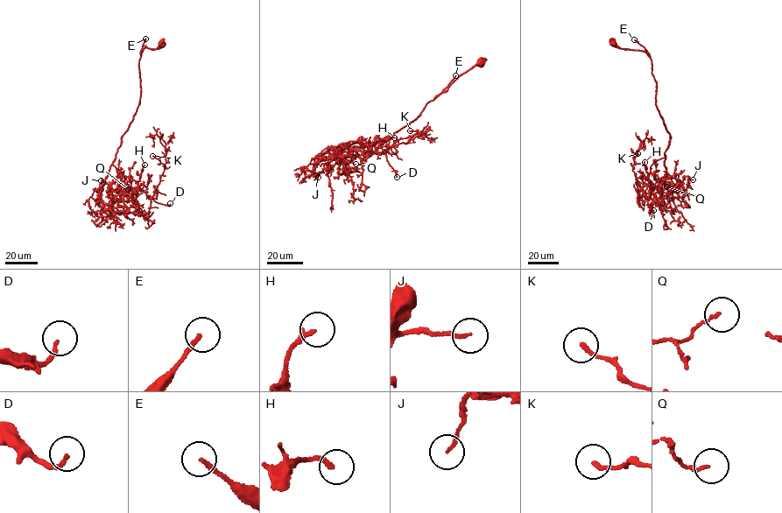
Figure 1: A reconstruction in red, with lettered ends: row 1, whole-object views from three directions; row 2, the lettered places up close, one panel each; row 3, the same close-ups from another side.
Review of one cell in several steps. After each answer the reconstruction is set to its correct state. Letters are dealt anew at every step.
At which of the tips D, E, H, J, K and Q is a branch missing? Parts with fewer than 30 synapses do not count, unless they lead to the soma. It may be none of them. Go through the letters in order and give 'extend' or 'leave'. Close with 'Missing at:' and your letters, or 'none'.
D: leave
E: extend
H: leave
J: leave
K: leave
Q: leave
Missing at: E

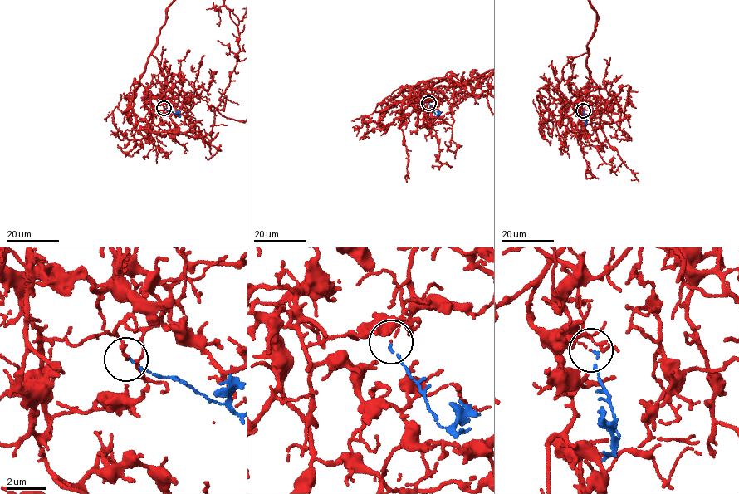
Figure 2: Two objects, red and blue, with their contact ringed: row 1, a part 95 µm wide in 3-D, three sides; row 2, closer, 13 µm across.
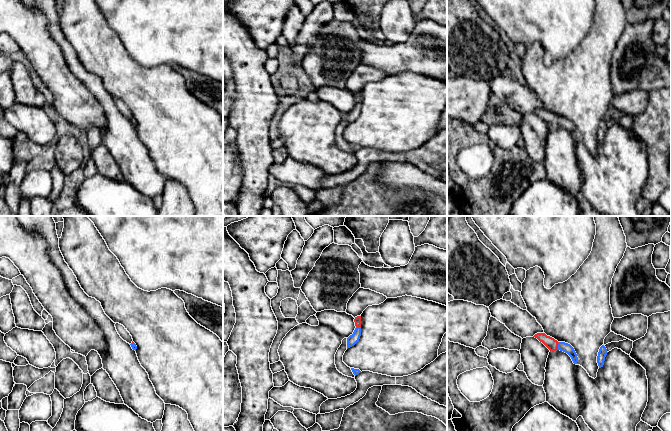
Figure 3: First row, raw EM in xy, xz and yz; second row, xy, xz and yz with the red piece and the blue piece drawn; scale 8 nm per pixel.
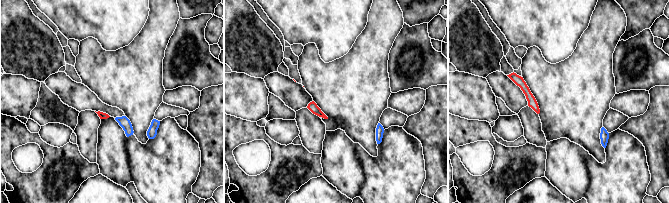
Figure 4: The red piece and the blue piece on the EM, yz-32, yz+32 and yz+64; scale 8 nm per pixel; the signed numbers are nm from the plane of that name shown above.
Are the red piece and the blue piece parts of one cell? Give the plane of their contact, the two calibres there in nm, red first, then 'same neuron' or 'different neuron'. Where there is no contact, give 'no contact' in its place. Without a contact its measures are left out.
contact in yz; calibres 90 and 80 nm; same neuron

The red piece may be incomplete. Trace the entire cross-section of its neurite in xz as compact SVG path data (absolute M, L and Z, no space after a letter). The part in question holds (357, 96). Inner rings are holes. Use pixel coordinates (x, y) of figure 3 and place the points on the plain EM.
M357 92L354 95L355 106L352 111L347 114L347 125L354 122L360 115L361 112L361 92Z

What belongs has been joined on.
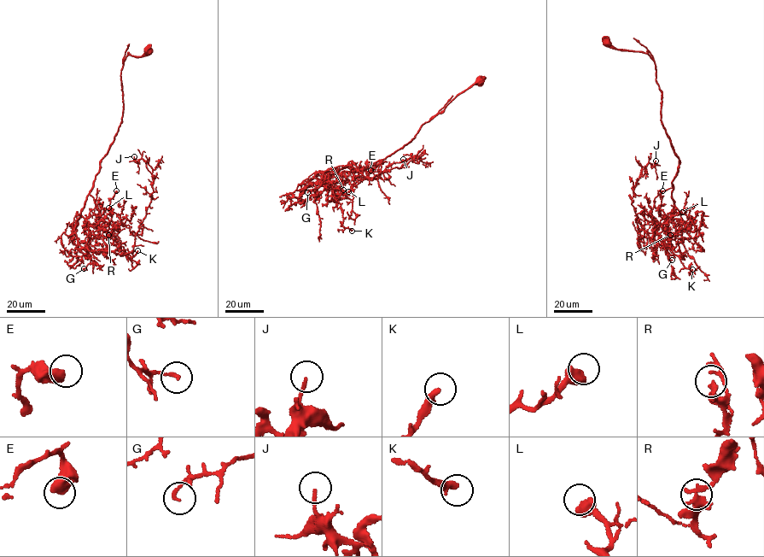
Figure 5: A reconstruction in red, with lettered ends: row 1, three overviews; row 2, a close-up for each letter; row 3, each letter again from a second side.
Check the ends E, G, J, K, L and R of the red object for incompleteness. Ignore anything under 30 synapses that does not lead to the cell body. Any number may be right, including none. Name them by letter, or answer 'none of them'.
none of them

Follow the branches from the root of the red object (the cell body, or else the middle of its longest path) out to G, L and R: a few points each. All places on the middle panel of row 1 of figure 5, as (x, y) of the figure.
G: (480, 81), (422, 124), (407, 144), (356, 170), (316, 171), (320, 185), (307, 192)
L: (480, 81), (385, 159), (356, 170), (342, 168), (349, 161), (357, 167), (356, 181), (348, 191)
R: (480, 81), (385, 159), (356, 170), (335, 168), (324, 175), (337, 173), (335, 184), (341, 192), (343, 190)

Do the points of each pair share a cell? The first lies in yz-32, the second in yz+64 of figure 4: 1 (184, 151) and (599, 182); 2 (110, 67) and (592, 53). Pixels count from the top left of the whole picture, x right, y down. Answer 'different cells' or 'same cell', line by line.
1: same cell
2: same cell

